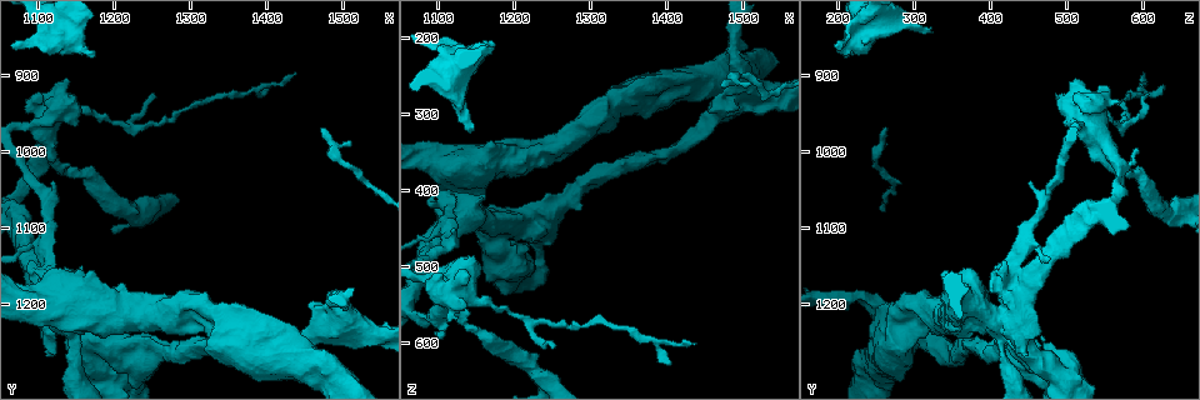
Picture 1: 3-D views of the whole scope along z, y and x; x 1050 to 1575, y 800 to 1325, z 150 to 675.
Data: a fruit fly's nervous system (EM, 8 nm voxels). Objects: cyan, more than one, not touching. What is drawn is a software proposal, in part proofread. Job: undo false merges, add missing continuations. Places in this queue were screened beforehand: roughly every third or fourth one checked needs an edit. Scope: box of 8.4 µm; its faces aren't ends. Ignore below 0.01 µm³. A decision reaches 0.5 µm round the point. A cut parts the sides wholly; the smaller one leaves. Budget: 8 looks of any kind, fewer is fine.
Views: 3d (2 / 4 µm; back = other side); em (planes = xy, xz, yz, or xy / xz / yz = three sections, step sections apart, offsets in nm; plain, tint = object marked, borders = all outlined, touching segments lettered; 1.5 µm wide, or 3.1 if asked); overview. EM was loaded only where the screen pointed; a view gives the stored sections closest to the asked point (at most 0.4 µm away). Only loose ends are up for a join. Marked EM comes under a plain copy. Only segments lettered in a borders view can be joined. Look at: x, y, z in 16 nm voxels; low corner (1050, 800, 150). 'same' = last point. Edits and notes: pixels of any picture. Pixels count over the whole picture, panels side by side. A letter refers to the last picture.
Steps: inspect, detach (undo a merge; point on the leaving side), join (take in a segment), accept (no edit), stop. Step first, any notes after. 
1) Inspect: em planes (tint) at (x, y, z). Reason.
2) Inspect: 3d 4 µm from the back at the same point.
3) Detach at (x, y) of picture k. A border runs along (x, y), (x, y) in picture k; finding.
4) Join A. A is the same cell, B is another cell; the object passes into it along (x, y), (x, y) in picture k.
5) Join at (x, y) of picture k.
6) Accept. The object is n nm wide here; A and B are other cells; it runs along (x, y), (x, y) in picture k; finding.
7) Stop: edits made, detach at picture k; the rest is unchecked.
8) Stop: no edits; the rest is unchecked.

Inspect: em 3.1 µm planes (tint) at (1135, 1255, 435). An open end.

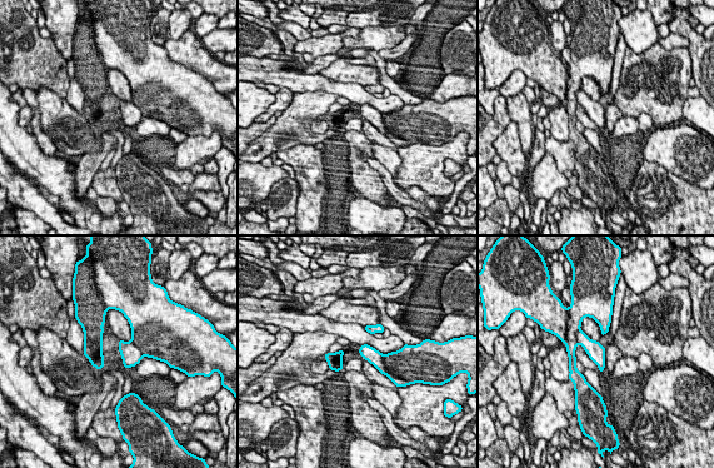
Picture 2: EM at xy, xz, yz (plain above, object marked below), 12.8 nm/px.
Inspect: em 3.1 µm planes (borders) at the same point. See the neighbours.

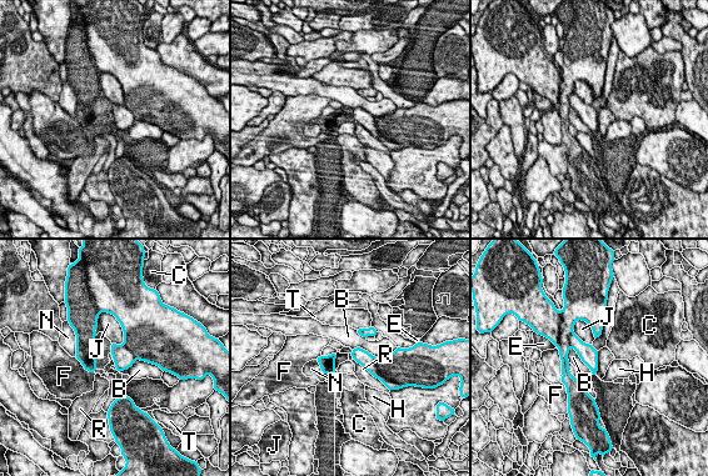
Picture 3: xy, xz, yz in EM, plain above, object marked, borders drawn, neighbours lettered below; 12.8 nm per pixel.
Accept. B, C, E, F, H, J, N, R and T are other cells; a border runs along (353, 359), (384, 385) in picture 3; none of them fits.

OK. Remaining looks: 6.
Inspect: em planes (borders) at (1385, 1210, 255).

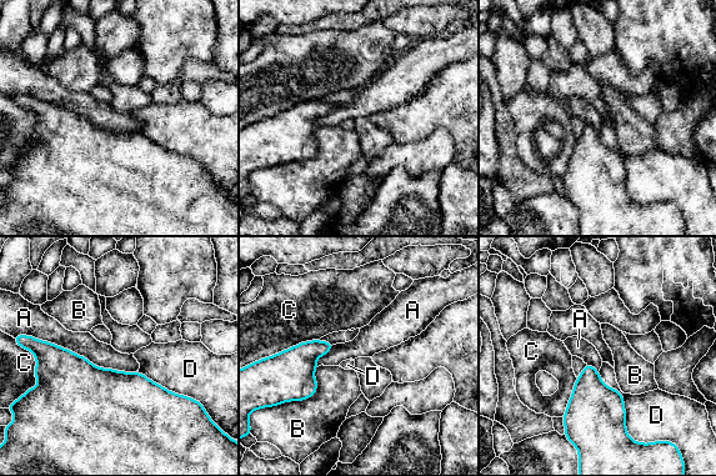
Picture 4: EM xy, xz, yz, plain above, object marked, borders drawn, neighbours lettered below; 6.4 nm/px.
Accept. A, B, C and D are other cells; a border runs along (13, 336), (135, 372) in picture 4; no lettered segment goes on from it.

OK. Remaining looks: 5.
Inspect: em yz step 8 (borders) at (1140, 840, 325). Branch stops here.

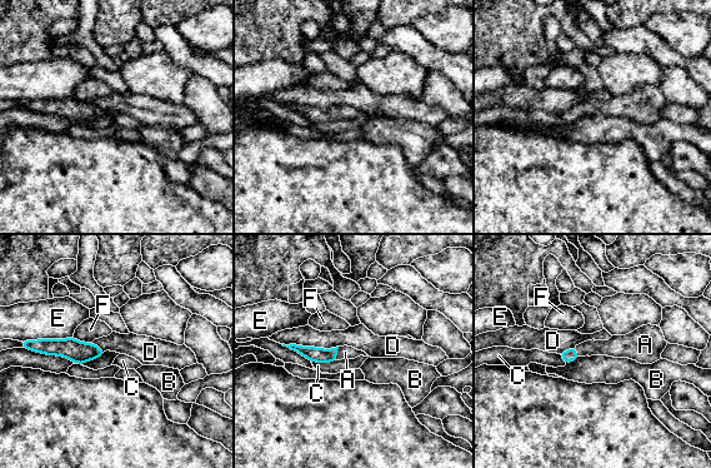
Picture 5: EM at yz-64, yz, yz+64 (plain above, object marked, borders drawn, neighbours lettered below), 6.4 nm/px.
Inspect: em planes (borders) at the same point. Another direction.

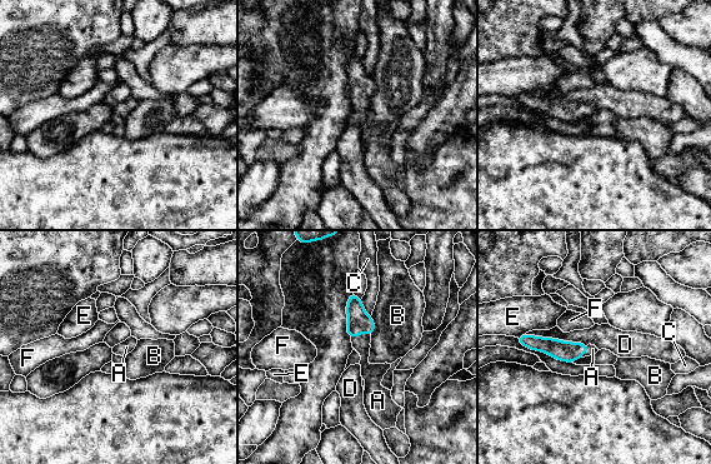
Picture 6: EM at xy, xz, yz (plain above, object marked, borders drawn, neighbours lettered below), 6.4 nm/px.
Join A. The longest contact is with D, 400 nm; A is the same cell, B, C, D, E and F are other cells; the object passes into it along (359, 322), (360, 333), (361, 344) in picture 6; the cell continues.

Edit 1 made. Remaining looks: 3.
Stop: edits made, join at picture 6; the rest is unchecked.

